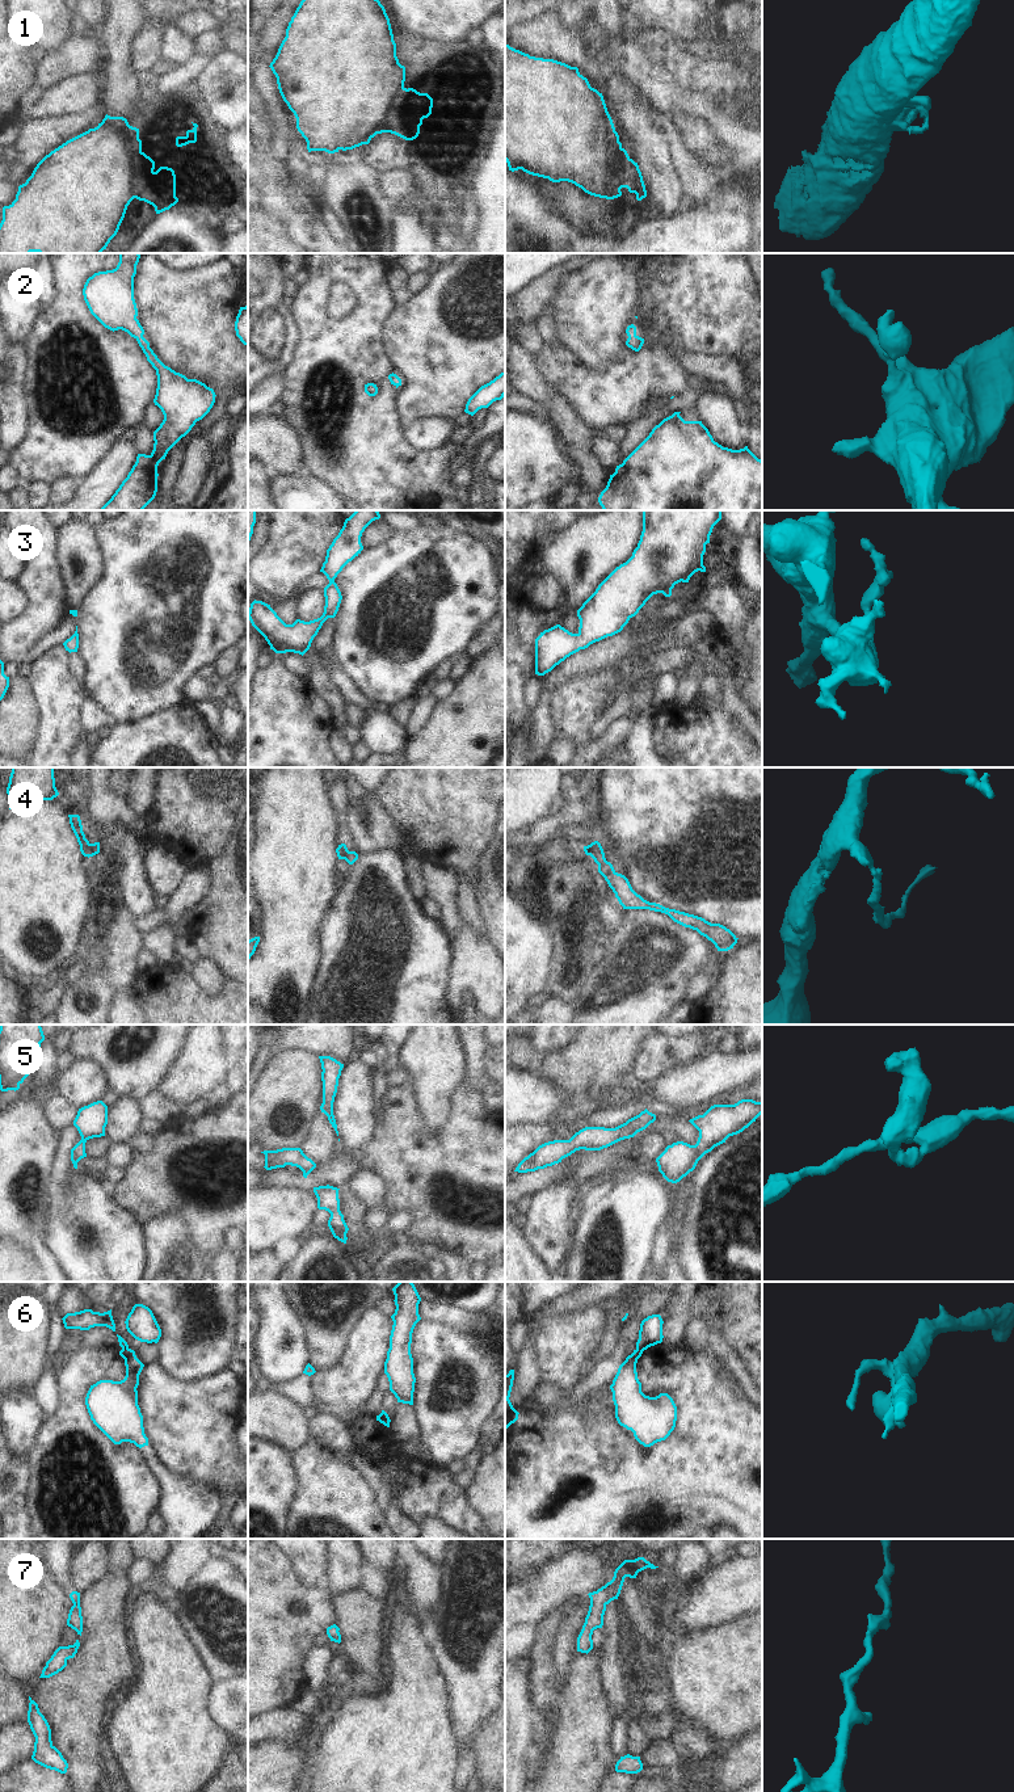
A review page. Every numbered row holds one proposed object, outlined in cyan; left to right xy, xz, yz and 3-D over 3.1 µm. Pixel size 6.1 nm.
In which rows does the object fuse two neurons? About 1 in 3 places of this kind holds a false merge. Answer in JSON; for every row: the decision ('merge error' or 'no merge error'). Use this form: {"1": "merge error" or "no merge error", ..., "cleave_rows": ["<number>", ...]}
{"1": "no merge error", "2": "no merge error", "3": "no merge error", "4": "merge error", "5": "no merge error", "6": "merge error", "7": "no merge error", "cleave_rows": ["4", "6"]}

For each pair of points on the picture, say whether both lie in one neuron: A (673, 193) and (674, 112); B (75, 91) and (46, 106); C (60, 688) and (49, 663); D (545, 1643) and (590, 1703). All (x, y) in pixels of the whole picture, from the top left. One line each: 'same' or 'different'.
A: different
B: same
C: same
D: same

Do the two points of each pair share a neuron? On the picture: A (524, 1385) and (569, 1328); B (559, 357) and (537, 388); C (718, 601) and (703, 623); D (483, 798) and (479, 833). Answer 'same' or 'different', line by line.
A: different
B: different
C: different
D: same

